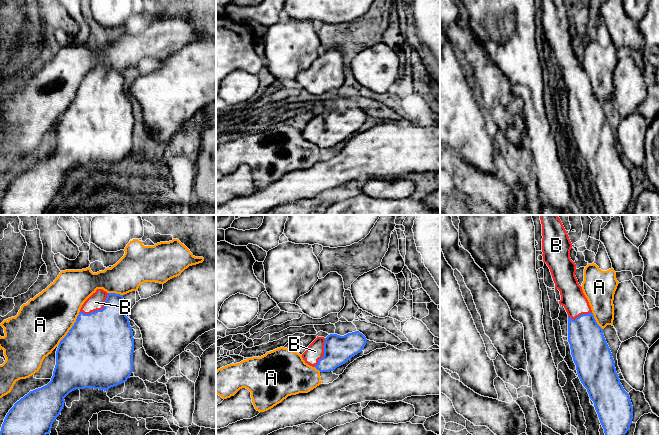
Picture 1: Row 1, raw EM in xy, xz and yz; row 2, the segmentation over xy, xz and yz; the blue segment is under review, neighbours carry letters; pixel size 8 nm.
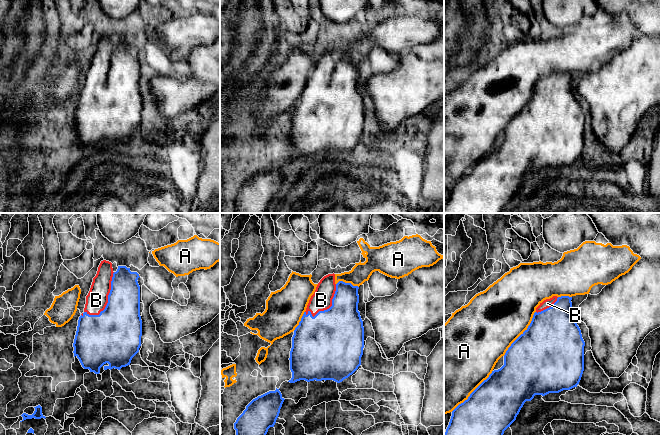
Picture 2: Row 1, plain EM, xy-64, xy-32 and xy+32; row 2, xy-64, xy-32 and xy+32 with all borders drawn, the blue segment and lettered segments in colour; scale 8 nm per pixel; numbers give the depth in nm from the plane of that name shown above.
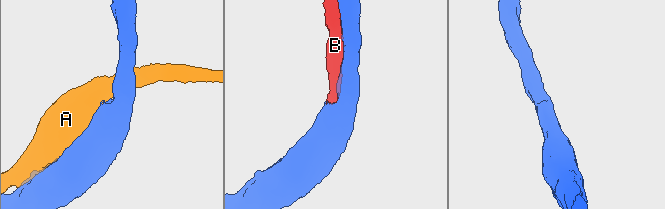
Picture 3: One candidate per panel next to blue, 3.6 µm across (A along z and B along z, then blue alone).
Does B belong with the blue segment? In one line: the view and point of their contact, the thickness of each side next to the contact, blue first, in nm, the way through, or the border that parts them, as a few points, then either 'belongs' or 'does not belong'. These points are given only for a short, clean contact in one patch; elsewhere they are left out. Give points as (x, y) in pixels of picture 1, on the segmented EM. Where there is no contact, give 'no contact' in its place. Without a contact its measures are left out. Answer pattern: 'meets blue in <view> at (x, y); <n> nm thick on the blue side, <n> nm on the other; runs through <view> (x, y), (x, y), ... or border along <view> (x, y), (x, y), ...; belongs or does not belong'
meets blue in xy at (98, 310); 480 nm thick on the blue side, 130 nm on the other; belongs

